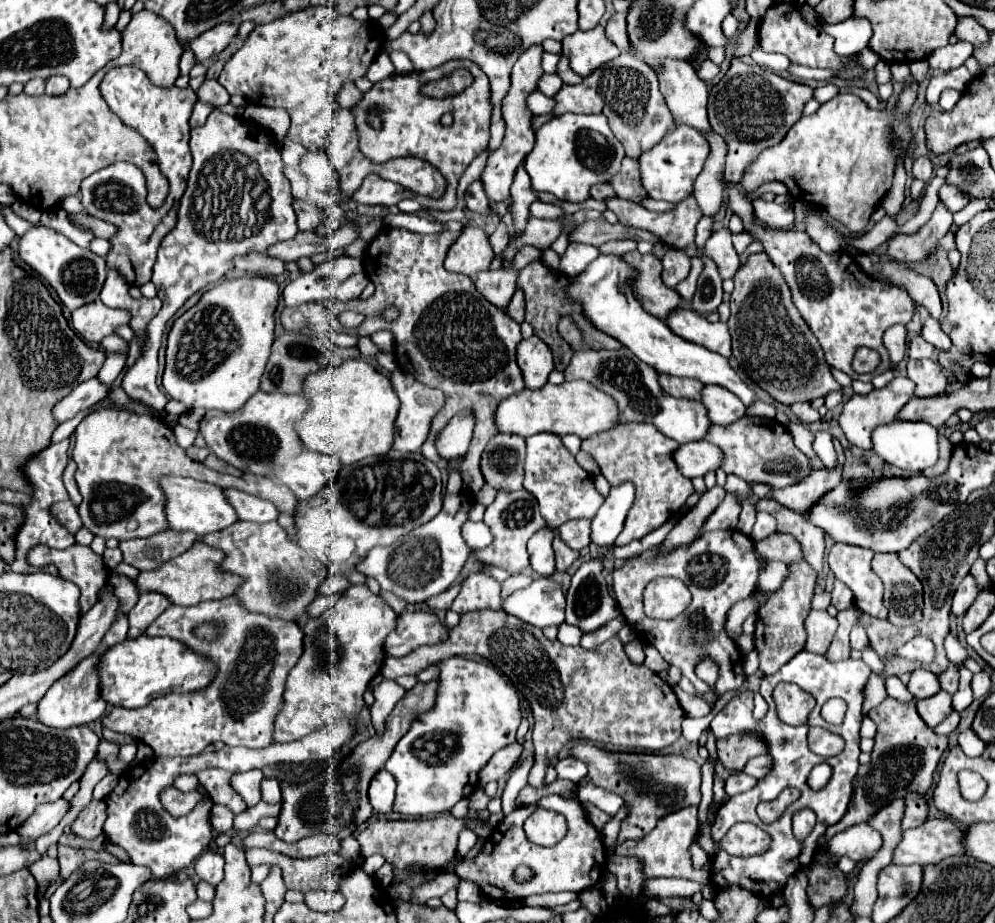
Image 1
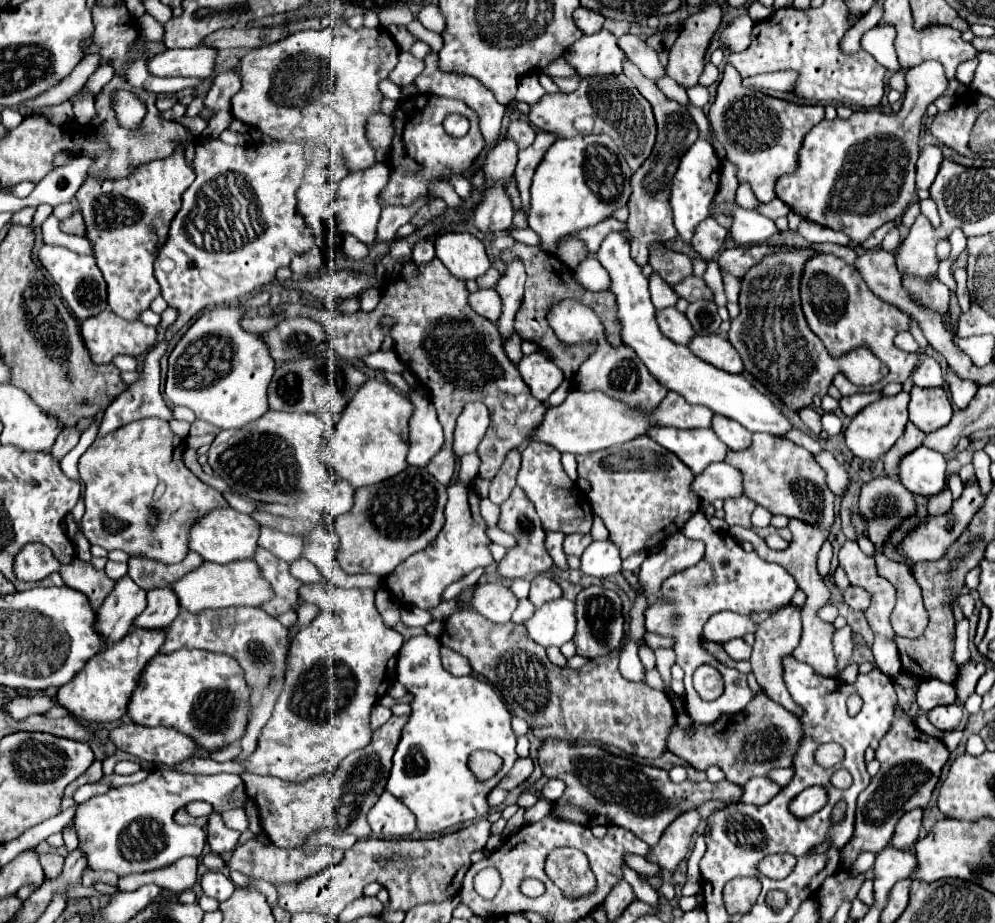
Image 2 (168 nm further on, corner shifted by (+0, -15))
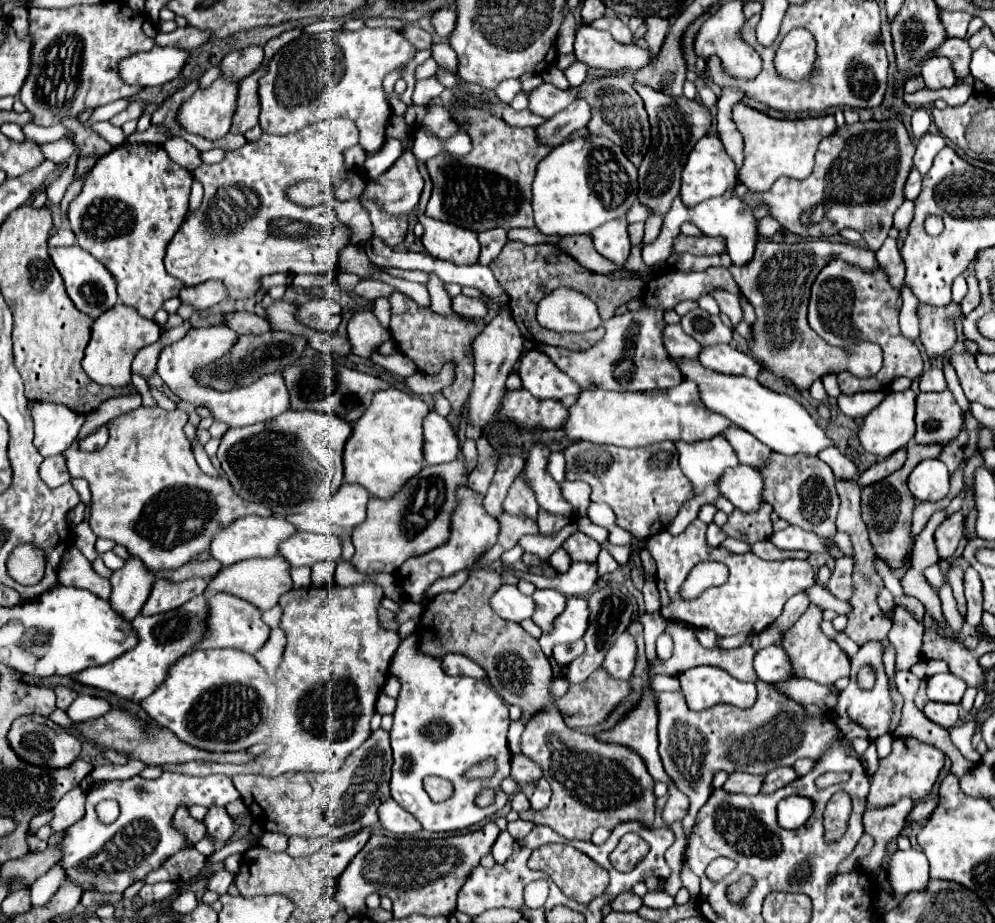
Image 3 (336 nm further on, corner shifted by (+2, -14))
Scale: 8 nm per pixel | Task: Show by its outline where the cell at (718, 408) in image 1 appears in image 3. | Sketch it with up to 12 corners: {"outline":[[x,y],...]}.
{"outline":[[732,425],[724,437],[742,465],[762,467],[770,447]]}

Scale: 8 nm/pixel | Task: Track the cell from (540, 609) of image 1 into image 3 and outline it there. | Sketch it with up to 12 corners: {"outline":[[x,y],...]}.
{"outline":[[568,597],[566,609],[542,633],[546,655],[556,643],[572,643],[588,627],[584,597]]}

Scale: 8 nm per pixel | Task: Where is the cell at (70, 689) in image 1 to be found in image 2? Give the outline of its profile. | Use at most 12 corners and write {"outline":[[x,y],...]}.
{"outline":[[132,628],[58,688],[82,722],[126,714],[166,628]]}

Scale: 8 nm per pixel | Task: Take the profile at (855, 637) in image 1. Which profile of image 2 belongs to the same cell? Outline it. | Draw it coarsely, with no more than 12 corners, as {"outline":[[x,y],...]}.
{"outline":[[848,586],[842,596],[854,610],[867,610],[870,592]]}

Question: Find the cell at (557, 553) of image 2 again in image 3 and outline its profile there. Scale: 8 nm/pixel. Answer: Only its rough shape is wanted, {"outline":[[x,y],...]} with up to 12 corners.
{"outline":[[538,513],[538,529],[542,535],[556,535],[570,521],[564,517]]}

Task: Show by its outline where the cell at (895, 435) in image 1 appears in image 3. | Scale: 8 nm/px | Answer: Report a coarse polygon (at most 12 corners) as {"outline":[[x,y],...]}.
{"outline":[[926,459],[908,477],[920,501],[940,501],[950,473],[940,459]]}

